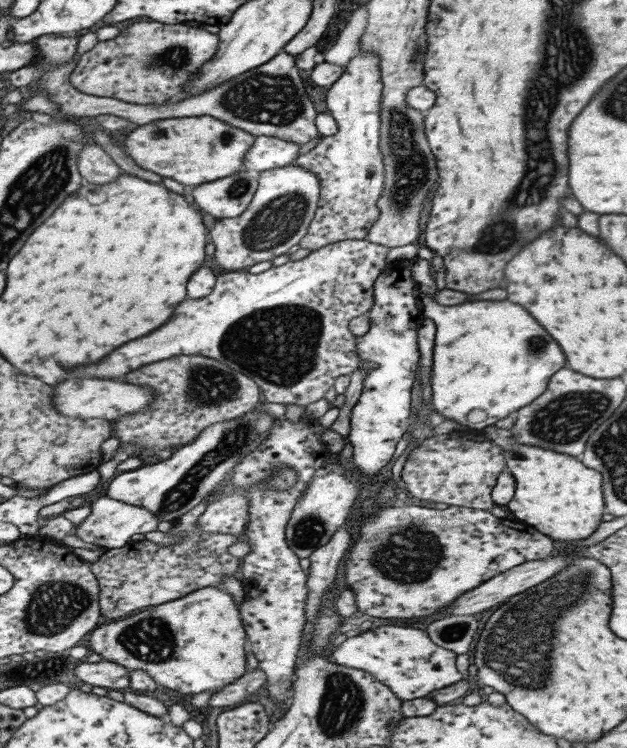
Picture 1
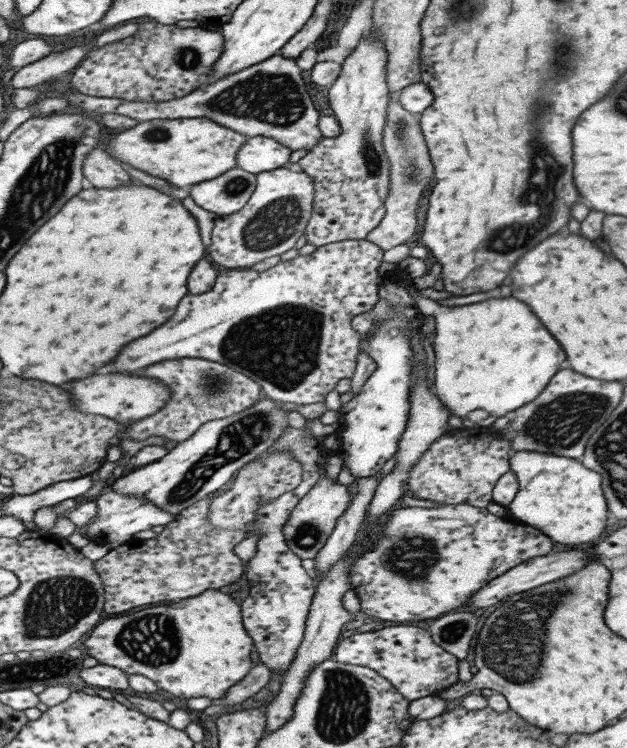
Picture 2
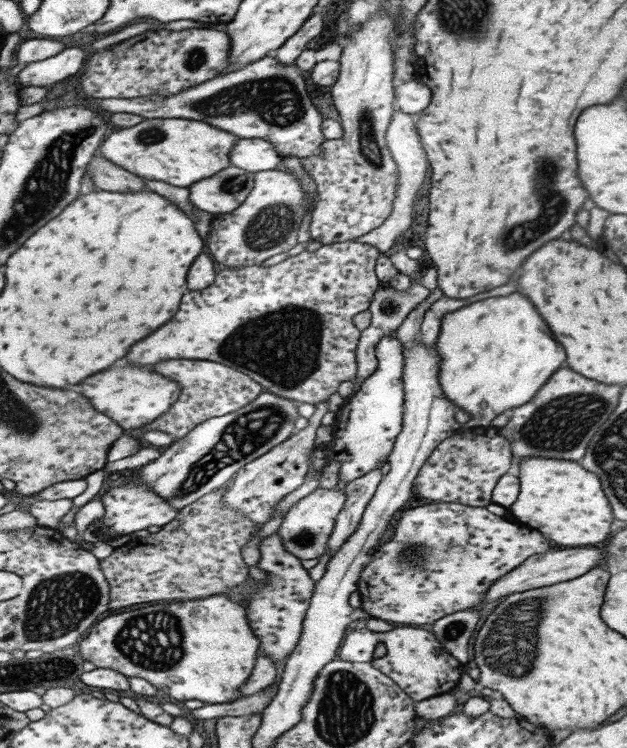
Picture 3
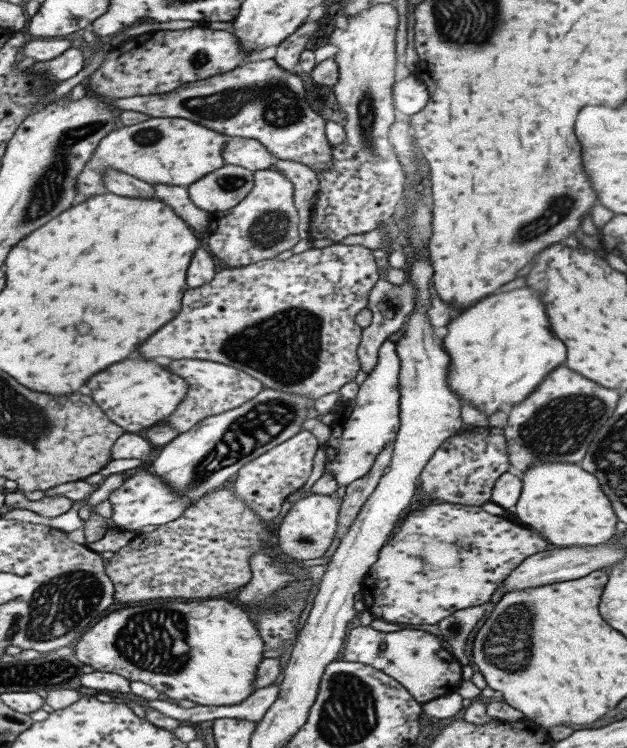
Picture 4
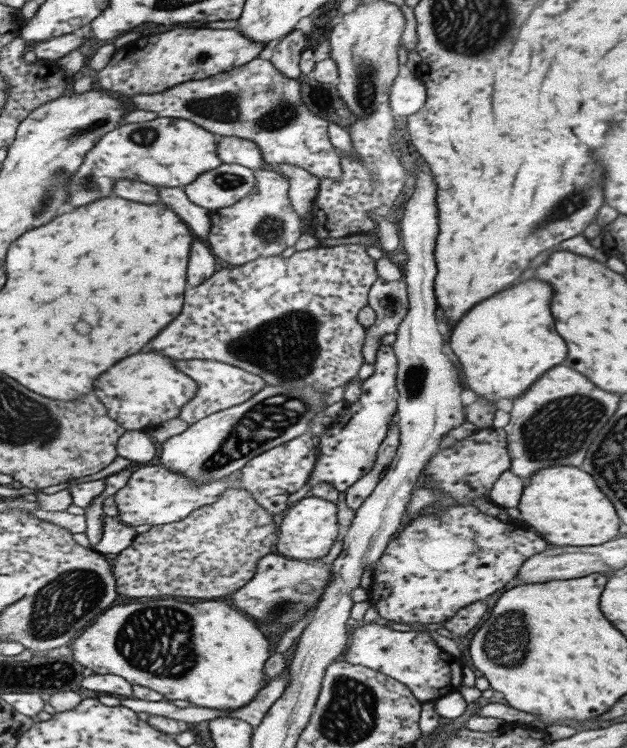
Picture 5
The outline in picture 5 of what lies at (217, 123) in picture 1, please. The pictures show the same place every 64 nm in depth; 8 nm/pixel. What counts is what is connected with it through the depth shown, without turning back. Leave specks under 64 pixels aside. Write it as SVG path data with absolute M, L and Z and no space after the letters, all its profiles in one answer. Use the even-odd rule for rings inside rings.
M156 118L152 122L122 124L109 131L86 153L82 165L66 184L68 204L72 208L86 206L100 198L112 196L114 182L138 180L150 186L183 188L194 182L202 172L213 170L223 163L216 147L217 136L204 128L174 118Z

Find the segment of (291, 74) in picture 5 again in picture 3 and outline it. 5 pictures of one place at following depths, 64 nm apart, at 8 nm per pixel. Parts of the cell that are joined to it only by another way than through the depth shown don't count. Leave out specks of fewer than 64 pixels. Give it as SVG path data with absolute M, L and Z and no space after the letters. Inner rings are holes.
M324 13L312 14L312 16L300 27L296 34L292 35L276 52L276 58L280 64L294 64L296 59L307 48L312 46L316 36L322 32Z

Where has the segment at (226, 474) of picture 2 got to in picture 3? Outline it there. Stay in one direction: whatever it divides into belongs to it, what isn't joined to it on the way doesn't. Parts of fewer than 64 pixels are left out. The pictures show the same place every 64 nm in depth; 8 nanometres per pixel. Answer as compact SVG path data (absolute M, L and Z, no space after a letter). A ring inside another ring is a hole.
M268 391L260 393L258 398L241 409L224 414L224 416L209 418L194 427L184 437L176 439L169 445L168 449L162 452L159 458L139 468L137 476L134 475L134 479L131 481L144 483L144 485L152 487L172 507L180 510L209 492L225 489L242 466L256 460L277 444L290 438L296 432L294 424L300 418L299 403L299 401L272 394Z

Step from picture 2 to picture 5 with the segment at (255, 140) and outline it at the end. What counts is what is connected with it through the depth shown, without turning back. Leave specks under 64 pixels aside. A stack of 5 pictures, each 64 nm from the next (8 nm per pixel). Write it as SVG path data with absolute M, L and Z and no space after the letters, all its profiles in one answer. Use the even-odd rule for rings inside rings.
M217 136L217 138L216 150L222 163L244 166L253 171L265 168L262 152L256 143L232 136Z

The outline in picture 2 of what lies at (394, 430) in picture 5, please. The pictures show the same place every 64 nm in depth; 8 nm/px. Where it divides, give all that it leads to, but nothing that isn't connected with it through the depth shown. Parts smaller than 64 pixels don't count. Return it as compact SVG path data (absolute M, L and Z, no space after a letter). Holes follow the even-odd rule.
M376 475L356 479L355 483L352 482L348 485L348 492L352 494L350 505L348 505L348 509L344 511L344 515L336 523L336 527L334 527L322 550L314 558L315 574L313 577L316 580L316 584L324 579L324 575L328 575L332 565L356 541L356 534L360 532L360 528L364 524L365 514L372 497L375 495L375 488L377 486L378 476Z

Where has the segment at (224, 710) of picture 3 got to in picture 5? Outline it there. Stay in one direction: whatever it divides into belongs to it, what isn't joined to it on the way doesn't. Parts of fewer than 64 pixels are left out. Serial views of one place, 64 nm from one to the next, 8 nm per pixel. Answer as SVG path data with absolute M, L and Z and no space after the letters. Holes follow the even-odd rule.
M280 673L277 677L274 677L258 694L256 694L254 700L244 708L238 708L238 710L232 710L232 713L224 713L224 710L214 710L212 708L200 708L198 706L191 706L185 708L179 708L174 704L170 703L170 701L160 700L160 702L154 701L145 701L137 698L124 697L120 698L120 705L126 706L130 708L130 710L134 710L133 712L141 713L145 712L149 715L155 716L164 716L166 718L180 720L186 723L201 723L203 721L210 721L217 717L233 717L236 719L247 721L253 729L258 728L260 724L264 721L268 710L270 707L282 696L284 690L286 690L286 686L288 686L288 680L290 680L290 675Z

